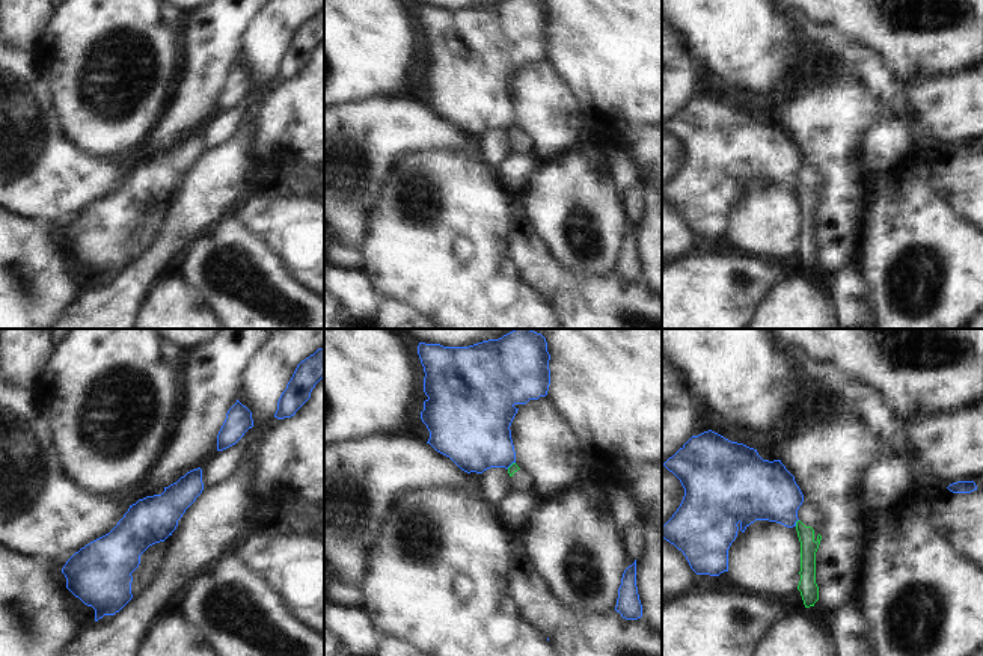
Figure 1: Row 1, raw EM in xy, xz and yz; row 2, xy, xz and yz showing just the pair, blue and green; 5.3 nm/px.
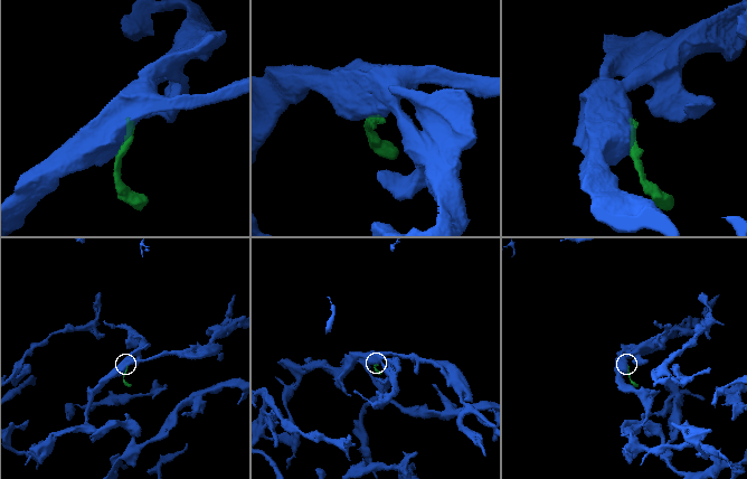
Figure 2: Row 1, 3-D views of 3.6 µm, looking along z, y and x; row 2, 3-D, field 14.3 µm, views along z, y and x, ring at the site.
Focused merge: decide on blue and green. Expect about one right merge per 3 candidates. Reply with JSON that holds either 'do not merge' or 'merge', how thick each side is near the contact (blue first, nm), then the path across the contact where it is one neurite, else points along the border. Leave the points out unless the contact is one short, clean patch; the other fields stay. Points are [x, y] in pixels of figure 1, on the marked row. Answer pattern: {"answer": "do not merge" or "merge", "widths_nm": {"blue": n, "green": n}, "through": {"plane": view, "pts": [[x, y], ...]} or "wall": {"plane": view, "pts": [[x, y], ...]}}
{"answer": "do not merge", "widths_nm": {"blue": 320, "green": 90}, "wall": {"plane": "yz", "pts": [[798, 519], [795, 525]]}}

